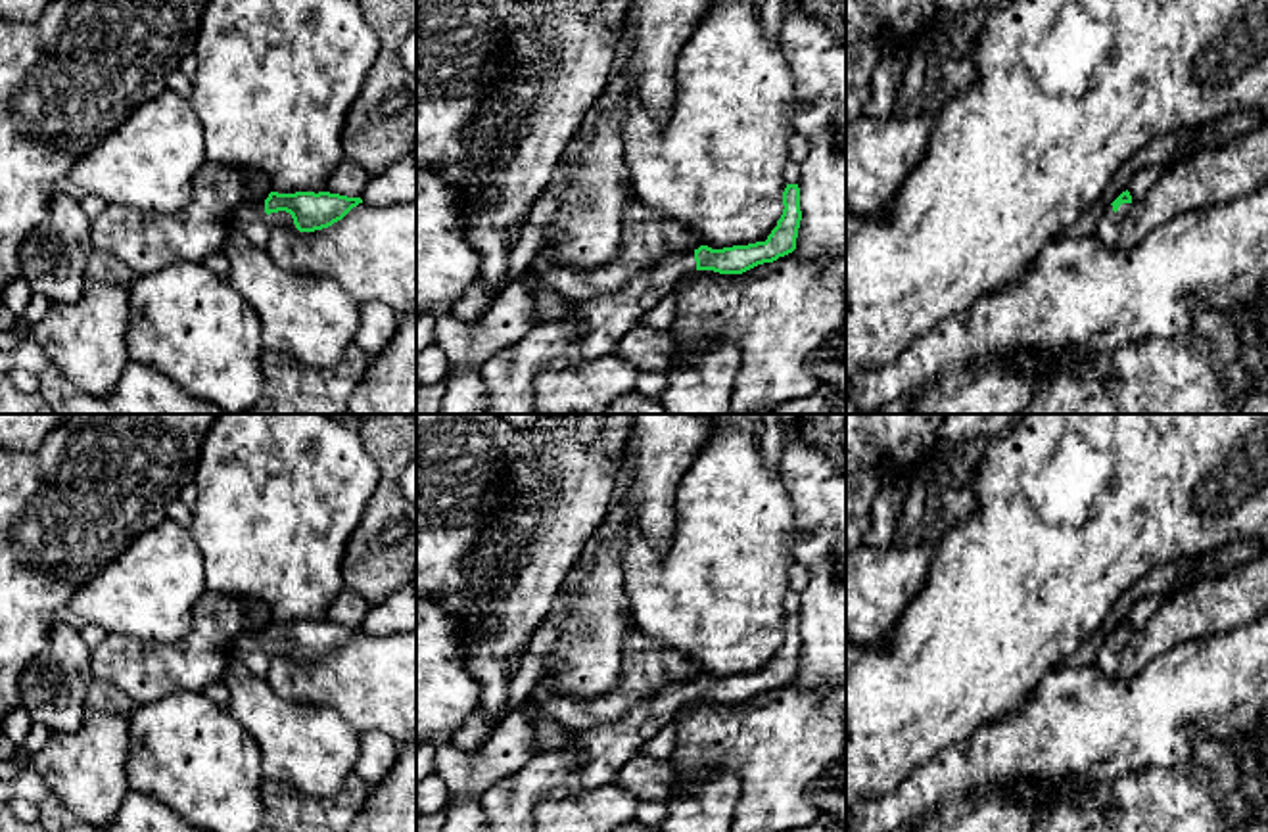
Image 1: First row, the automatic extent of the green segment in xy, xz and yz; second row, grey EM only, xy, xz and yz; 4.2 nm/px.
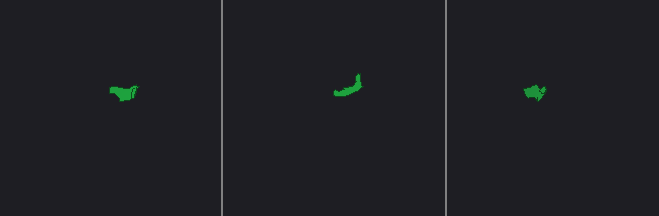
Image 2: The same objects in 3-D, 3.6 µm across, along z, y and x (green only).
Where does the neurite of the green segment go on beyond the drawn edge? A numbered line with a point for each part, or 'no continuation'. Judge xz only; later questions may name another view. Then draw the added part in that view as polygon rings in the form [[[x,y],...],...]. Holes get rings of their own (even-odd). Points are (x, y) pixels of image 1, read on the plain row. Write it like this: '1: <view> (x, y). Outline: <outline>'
1: xz (597, 756). Outline: [[[694,681],[673,682],[633,707],[620,723],[579,732],[577,742],[560,753],[537,753],[480,796],[489,832],[535,832],[535,805],[541,799],[612,782],[641,746],[693,702]]]

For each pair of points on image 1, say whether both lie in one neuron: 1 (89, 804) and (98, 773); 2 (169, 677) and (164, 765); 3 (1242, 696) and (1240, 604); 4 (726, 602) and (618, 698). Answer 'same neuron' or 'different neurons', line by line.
1: same neuron
2: different neurons
3: different neurons
4: different neurons

